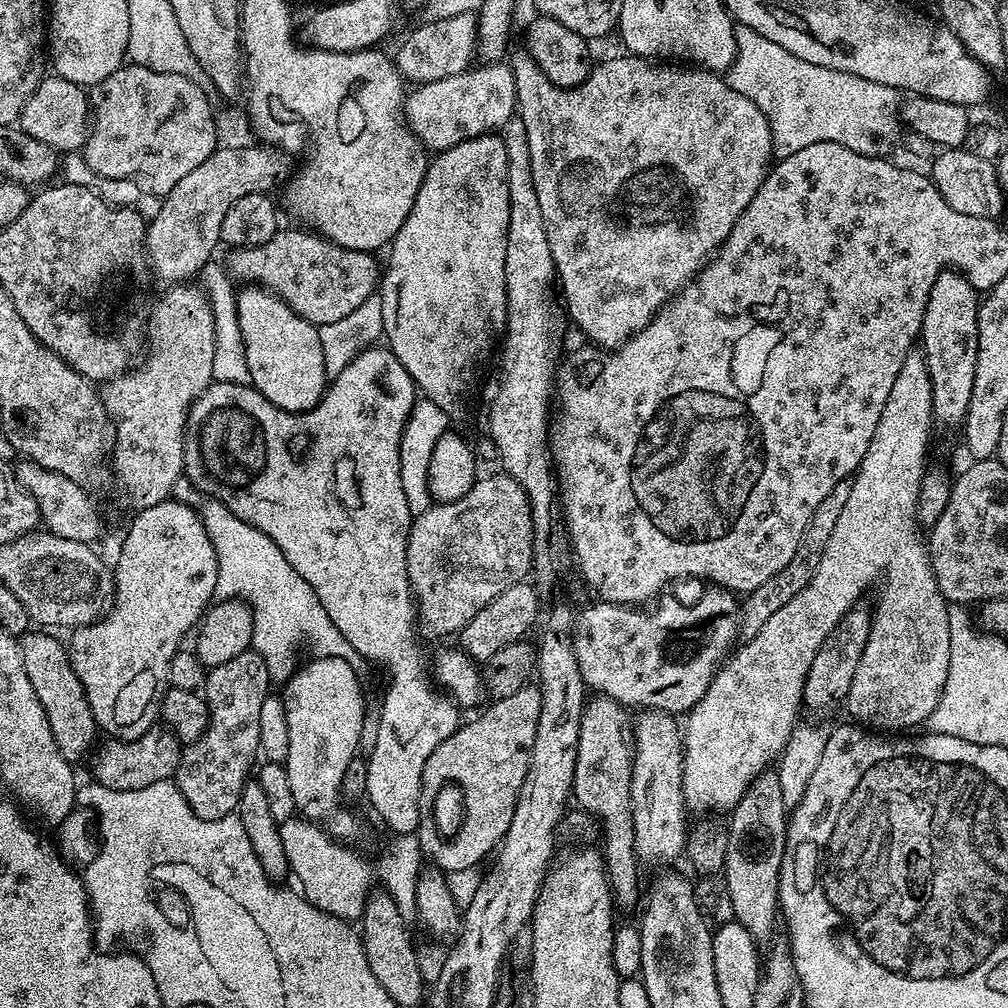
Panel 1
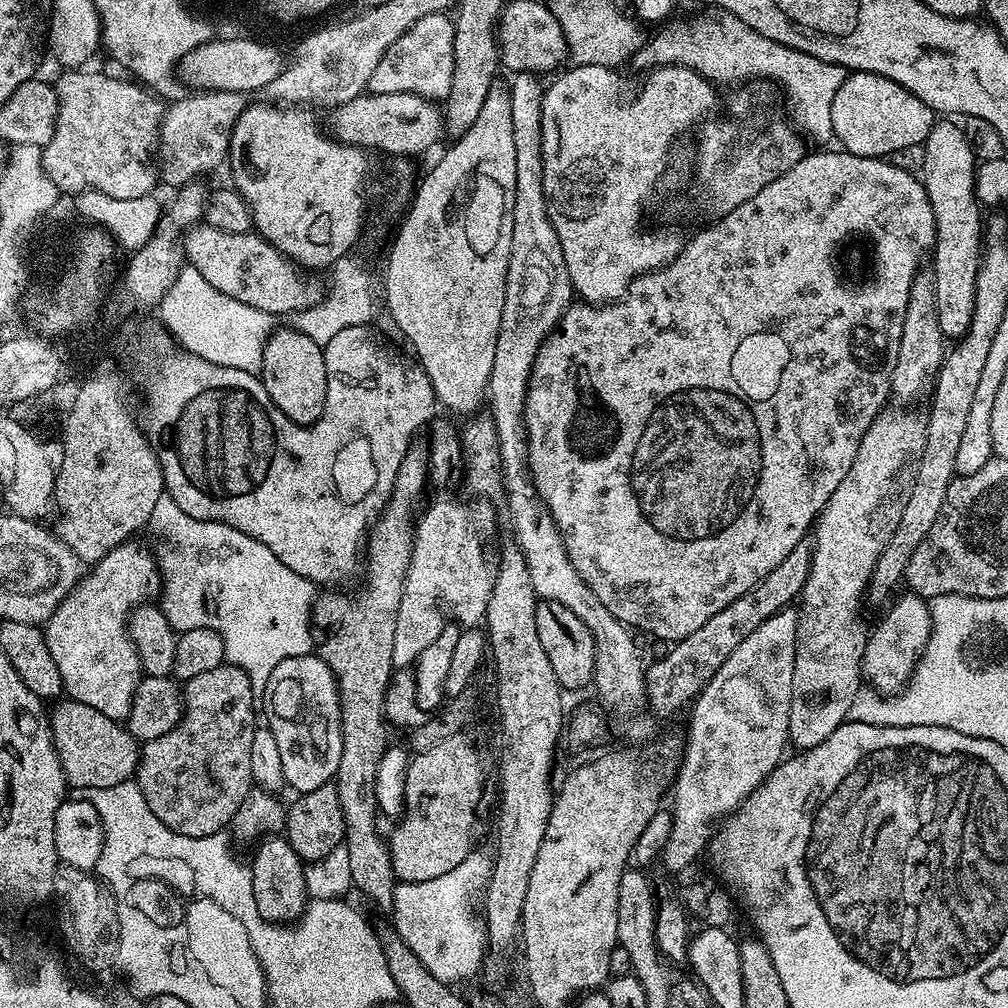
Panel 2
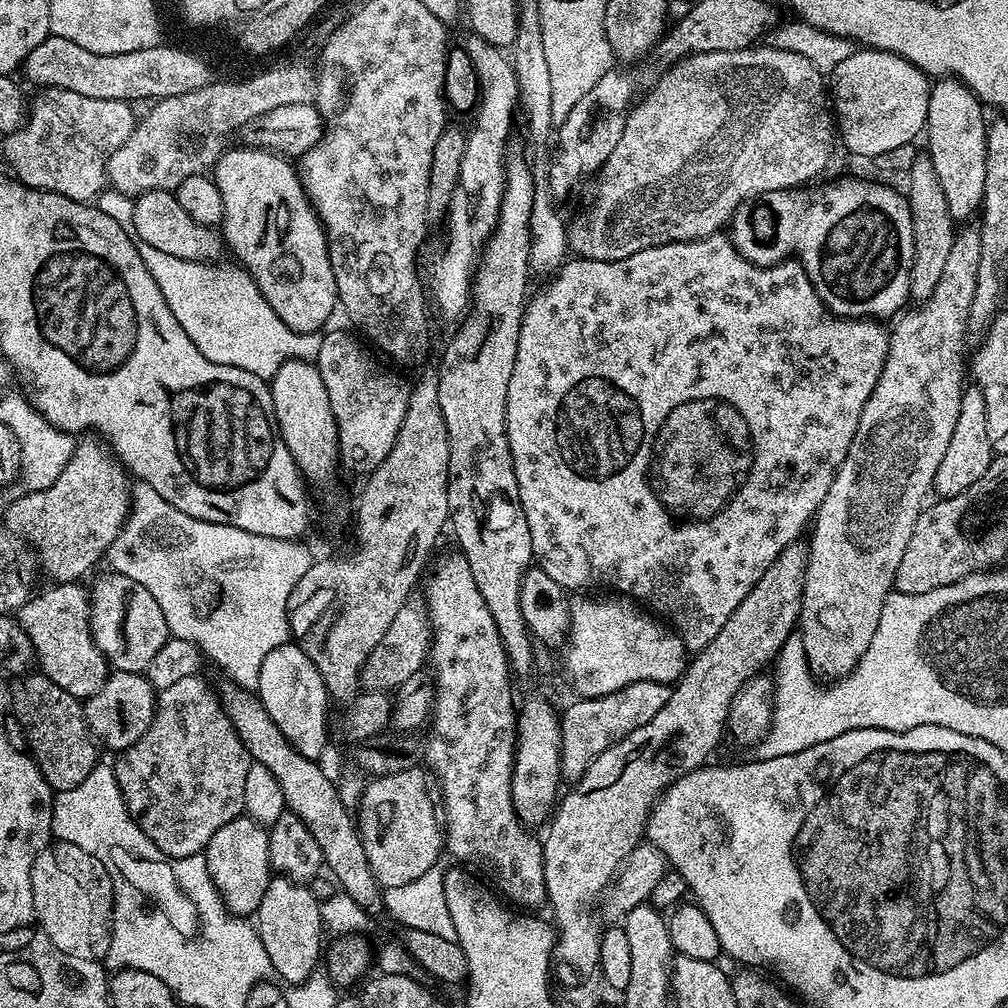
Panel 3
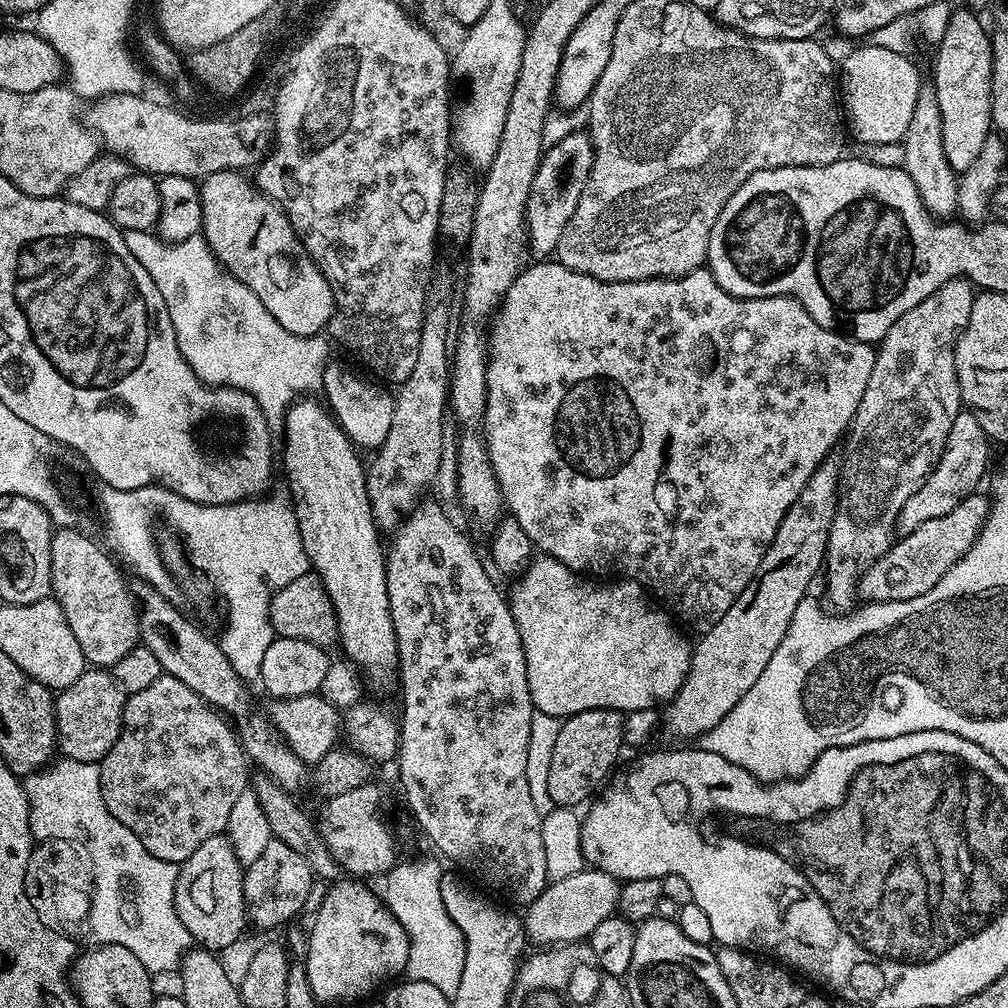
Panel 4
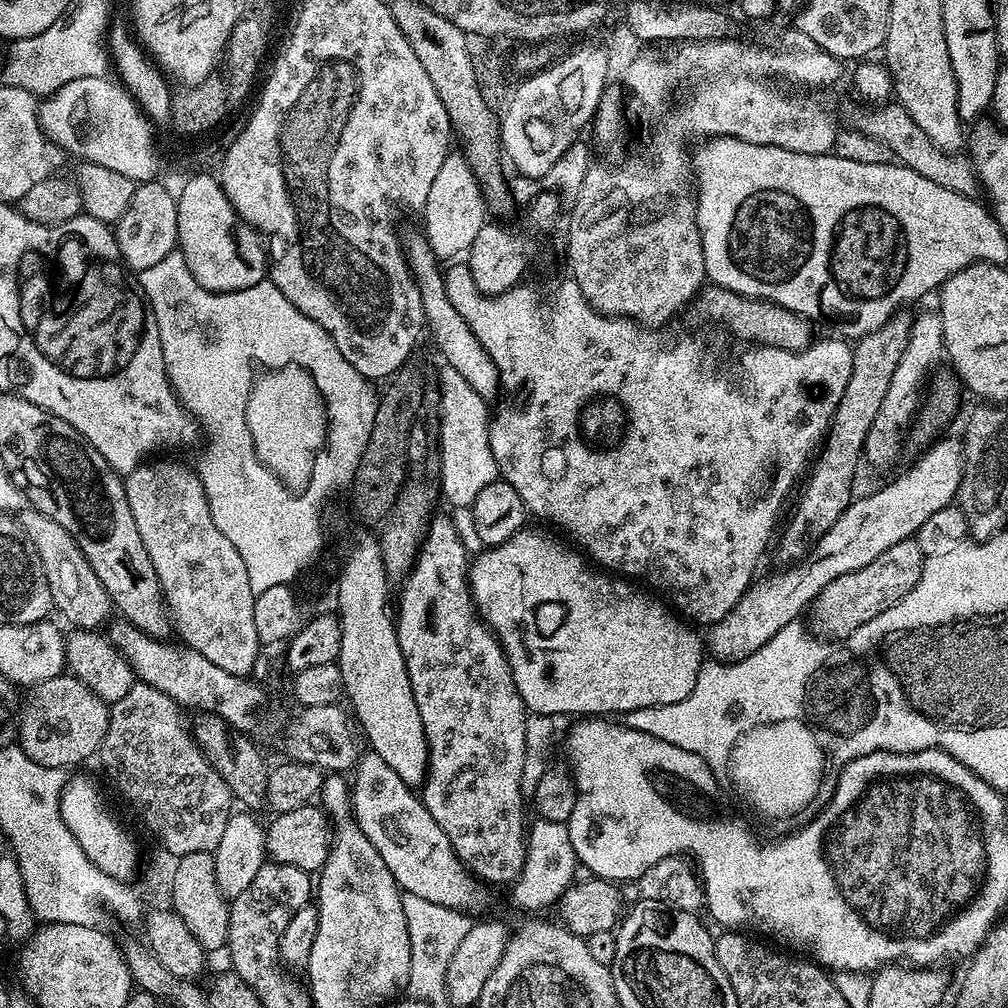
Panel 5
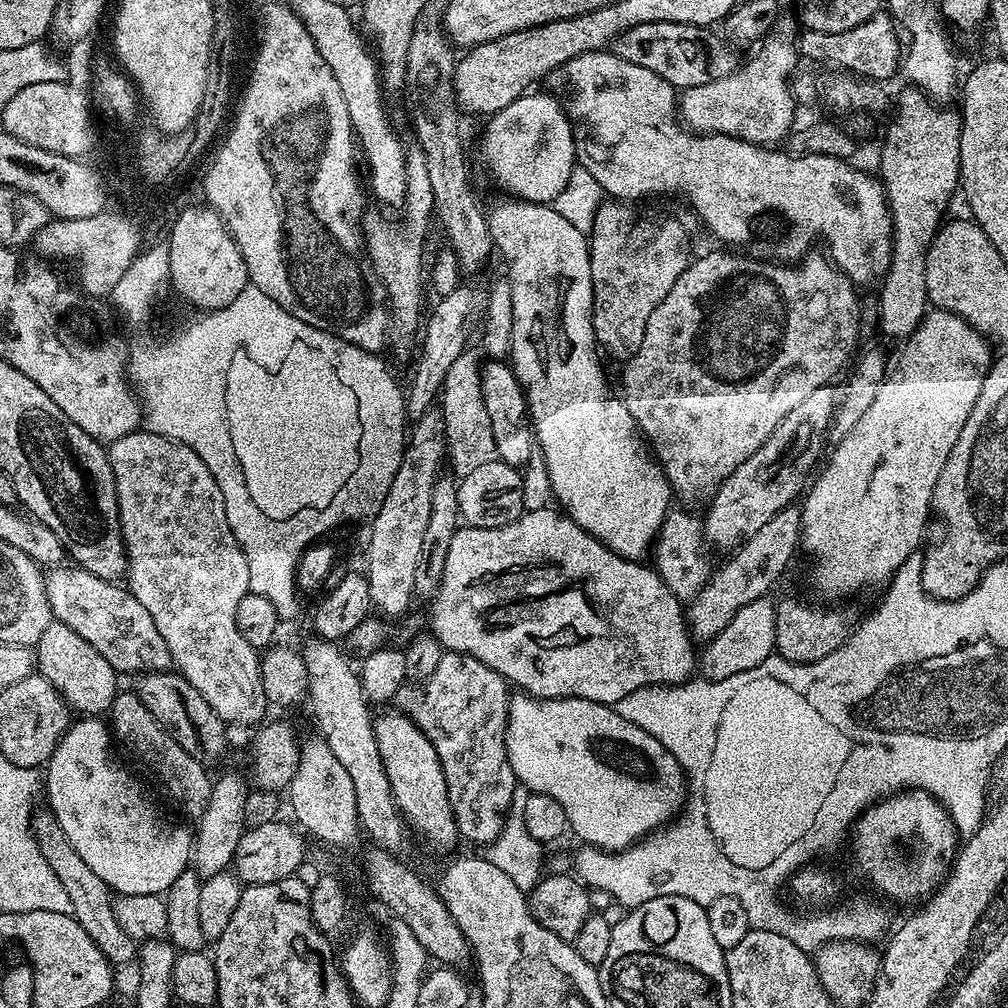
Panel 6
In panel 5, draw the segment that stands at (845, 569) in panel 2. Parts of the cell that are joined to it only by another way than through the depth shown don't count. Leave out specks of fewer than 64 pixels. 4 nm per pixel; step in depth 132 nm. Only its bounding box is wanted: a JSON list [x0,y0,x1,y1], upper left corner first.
[863,311,944,468]

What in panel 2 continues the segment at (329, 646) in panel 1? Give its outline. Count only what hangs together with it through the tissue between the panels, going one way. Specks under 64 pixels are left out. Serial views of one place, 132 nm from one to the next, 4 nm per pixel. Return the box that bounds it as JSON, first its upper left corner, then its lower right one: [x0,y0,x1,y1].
[150,494,314,697]

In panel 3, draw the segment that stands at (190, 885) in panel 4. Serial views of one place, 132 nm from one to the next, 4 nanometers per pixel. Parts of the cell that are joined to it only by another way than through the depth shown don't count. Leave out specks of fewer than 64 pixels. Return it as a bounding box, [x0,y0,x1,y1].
[202,814,273,918]

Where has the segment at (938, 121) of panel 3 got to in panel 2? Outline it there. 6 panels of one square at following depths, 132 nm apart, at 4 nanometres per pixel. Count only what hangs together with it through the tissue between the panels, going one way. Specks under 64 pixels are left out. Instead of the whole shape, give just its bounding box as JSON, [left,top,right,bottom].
[922,118,982,342]

